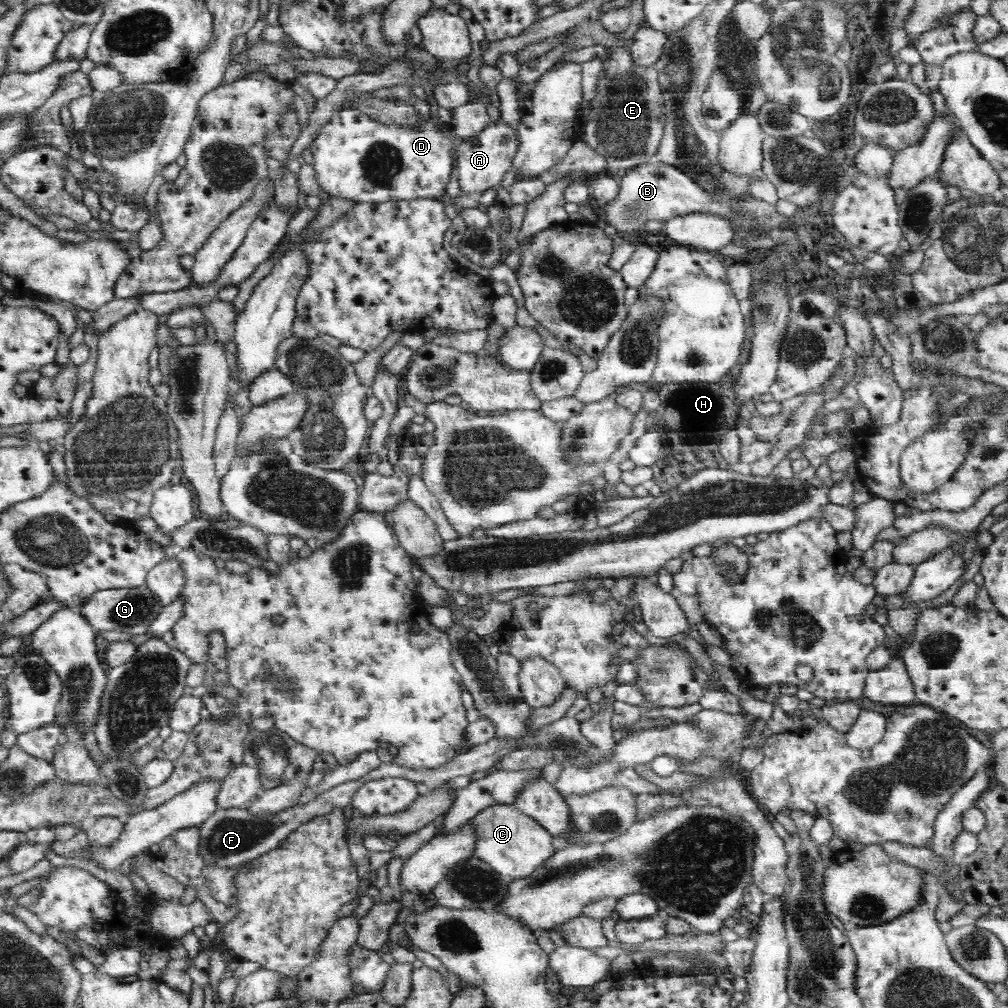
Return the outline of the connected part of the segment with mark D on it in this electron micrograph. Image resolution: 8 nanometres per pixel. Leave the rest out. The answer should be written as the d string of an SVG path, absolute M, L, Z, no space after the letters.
M343 109L335 112L327 125L318 133L311 144L313 167L316 182L322 192L333 198L344 198L356 203L383 203L387 200L414 200L417 198L438 199L446 192L450 182L450 172L454 170L454 150L462 144L463 139L450 126L442 128L440 122L434 122L432 114L424 120L418 114L416 123L384 124L365 115L358 109Z

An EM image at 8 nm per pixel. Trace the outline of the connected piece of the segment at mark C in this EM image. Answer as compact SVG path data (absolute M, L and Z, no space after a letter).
M495 805L472 818L472 823L479 832L476 857L484 860L496 872L514 880L527 879L548 860L555 856L555 838L540 823L524 815L512 805Z

